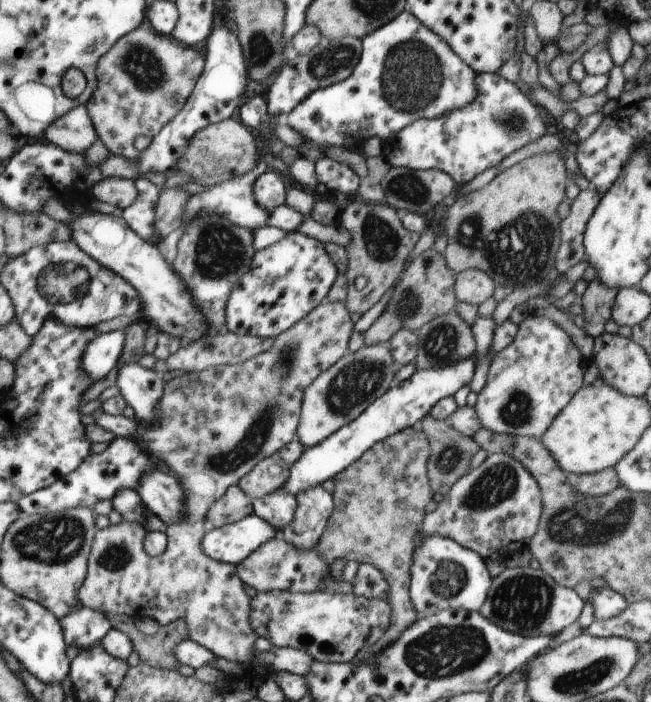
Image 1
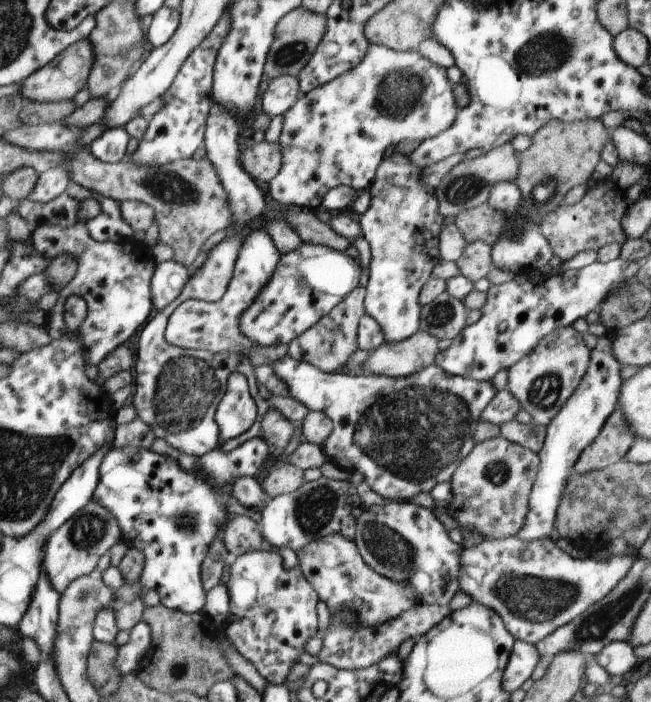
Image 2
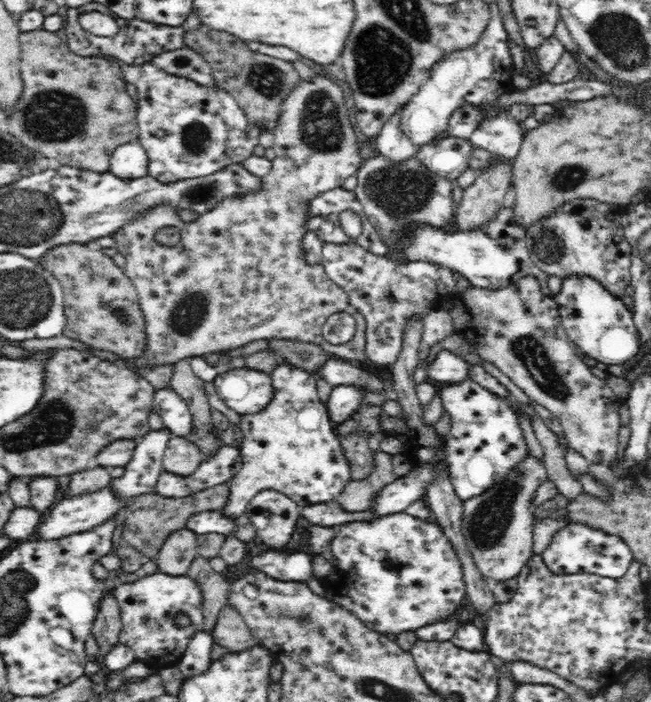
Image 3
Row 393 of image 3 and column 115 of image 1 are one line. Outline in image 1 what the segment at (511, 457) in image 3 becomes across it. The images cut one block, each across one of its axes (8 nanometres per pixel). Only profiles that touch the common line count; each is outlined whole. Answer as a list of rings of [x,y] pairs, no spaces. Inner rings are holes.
[[[116,437],[103,452],[92,454],[91,457],[84,460],[74,473],[68,474],[67,477],[27,497],[20,498],[17,504],[20,506],[22,515],[49,515],[76,507],[92,509],[94,504],[100,501],[110,500],[112,502],[116,494],[124,488],[136,490],[140,478],[144,478],[146,472],[158,467],[165,469],[163,465],[159,465],[158,461],[147,454],[135,438],[130,440]]]

